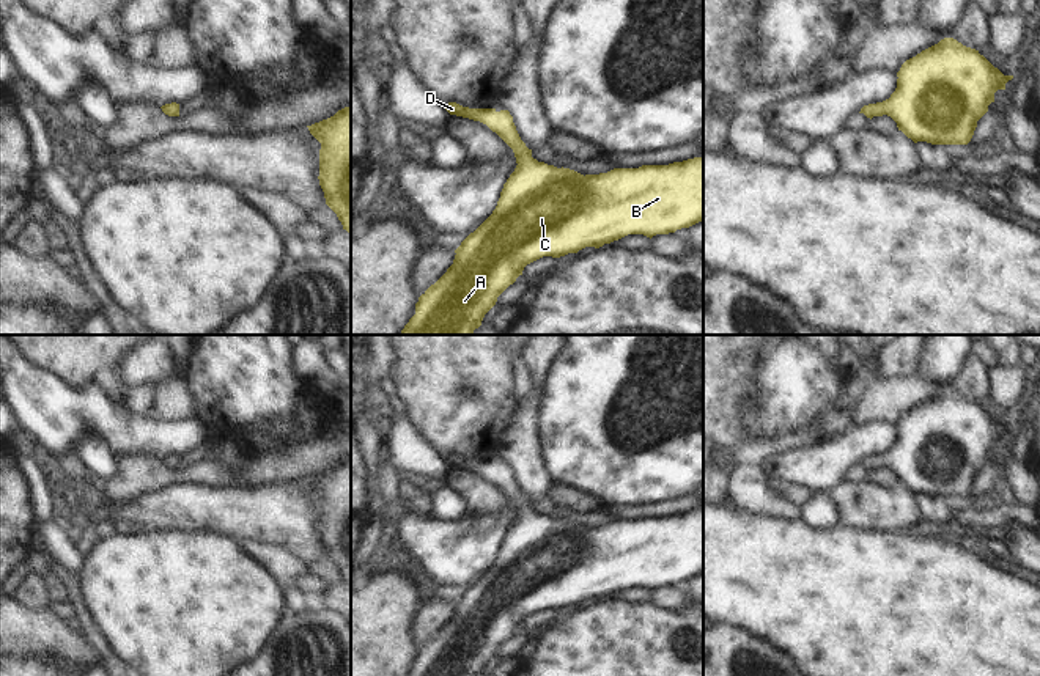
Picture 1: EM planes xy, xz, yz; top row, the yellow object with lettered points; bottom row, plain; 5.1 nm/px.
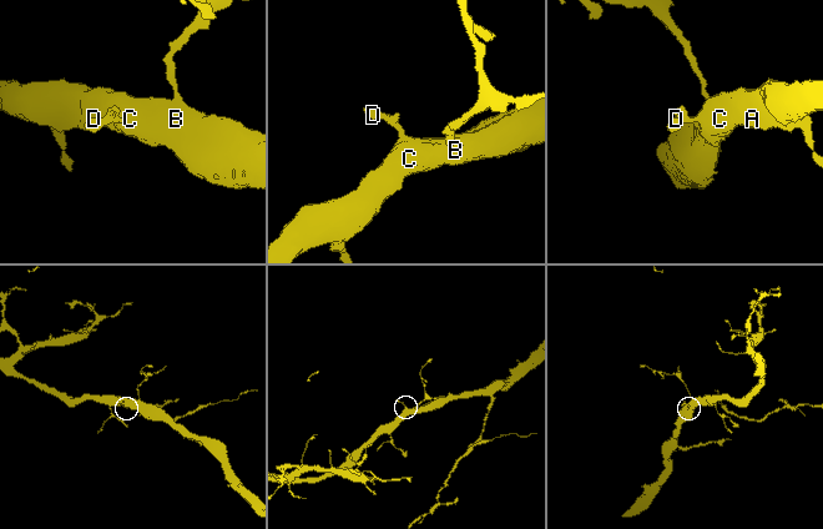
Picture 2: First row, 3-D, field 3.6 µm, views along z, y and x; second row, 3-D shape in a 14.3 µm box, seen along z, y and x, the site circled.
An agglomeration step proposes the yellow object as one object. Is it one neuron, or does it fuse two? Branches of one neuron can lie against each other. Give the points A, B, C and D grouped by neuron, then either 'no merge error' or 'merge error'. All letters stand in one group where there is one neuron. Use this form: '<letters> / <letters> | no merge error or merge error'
A B C D | no merge error

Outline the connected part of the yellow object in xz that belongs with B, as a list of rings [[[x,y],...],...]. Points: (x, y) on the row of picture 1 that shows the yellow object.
[[[456,102],[444,108],[486,124],[513,149],[518,165],[503,184],[492,214],[461,242],[453,264],[419,297],[415,314],[400,335],[472,335],[524,267],[543,256],[560,258],[585,247],[599,248],[628,234],[651,239],[703,220],[703,156],[584,176],[533,159],[508,110],[469,108]]]

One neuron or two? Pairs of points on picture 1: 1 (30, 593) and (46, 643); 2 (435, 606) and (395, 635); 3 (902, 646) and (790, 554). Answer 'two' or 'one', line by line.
1: two
2: two
3: one

